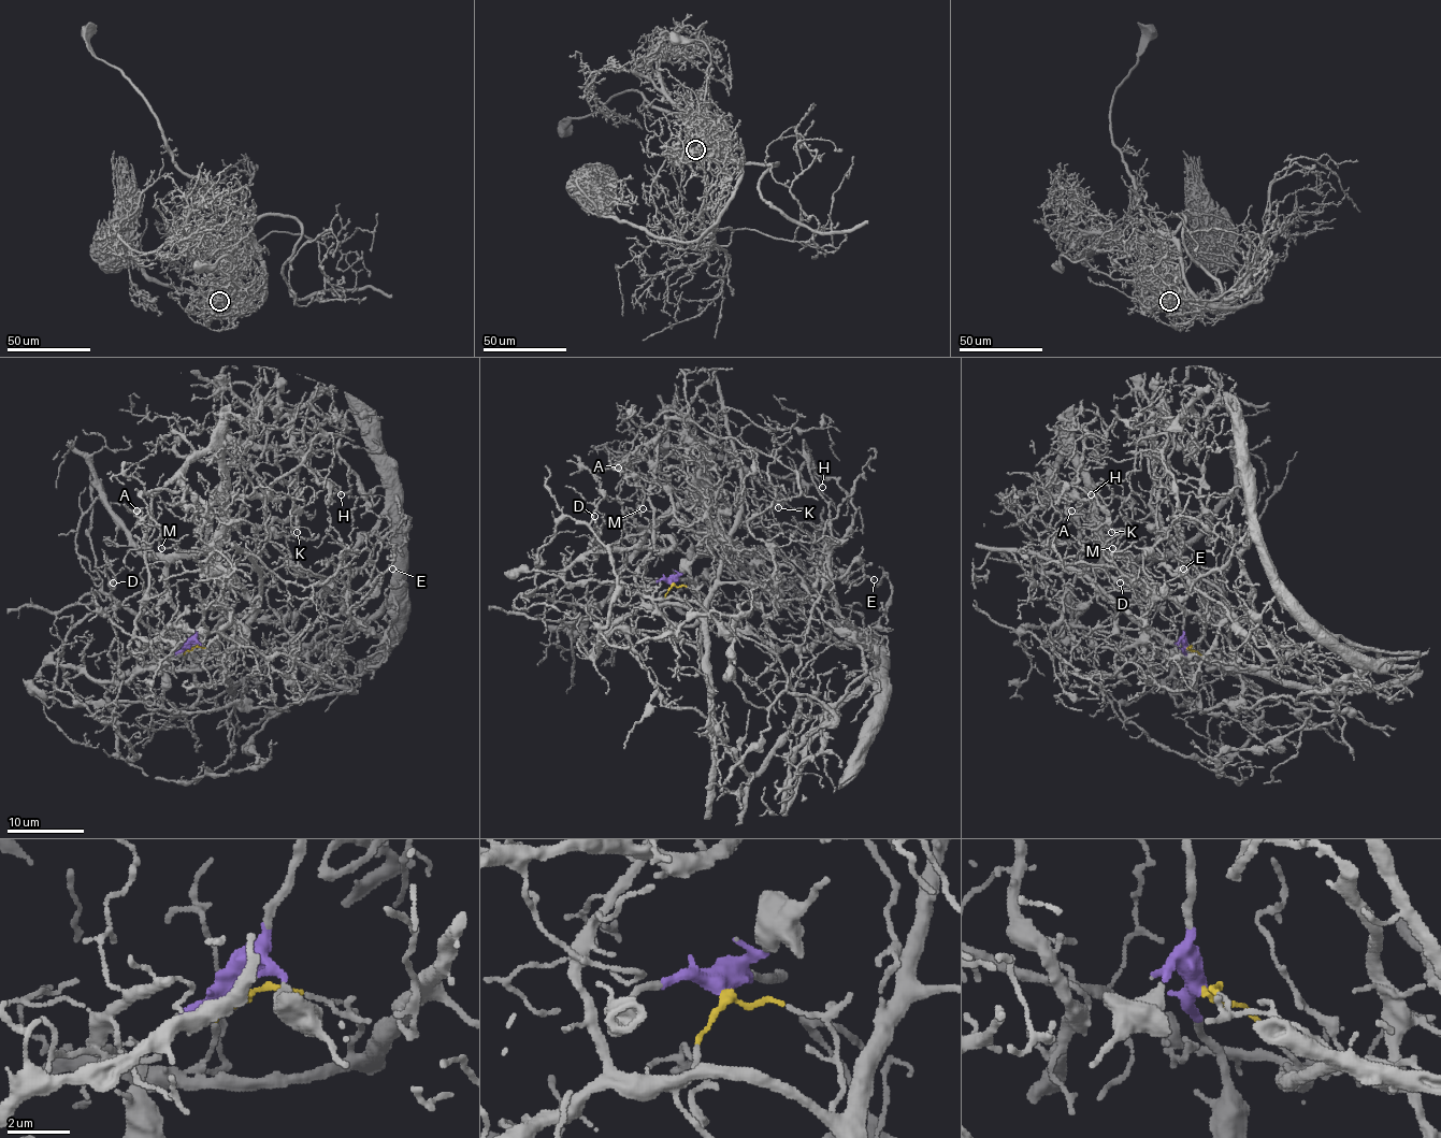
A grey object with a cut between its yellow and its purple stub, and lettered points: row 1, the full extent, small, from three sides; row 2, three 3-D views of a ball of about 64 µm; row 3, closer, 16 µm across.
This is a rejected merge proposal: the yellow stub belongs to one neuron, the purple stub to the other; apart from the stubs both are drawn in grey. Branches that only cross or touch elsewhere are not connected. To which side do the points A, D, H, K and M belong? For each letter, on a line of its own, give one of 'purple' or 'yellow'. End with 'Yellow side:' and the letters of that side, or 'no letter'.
A: yellow
D: purple
H: yellow
K: yellow
M: yellow
Yellow side: A, H, K, M

